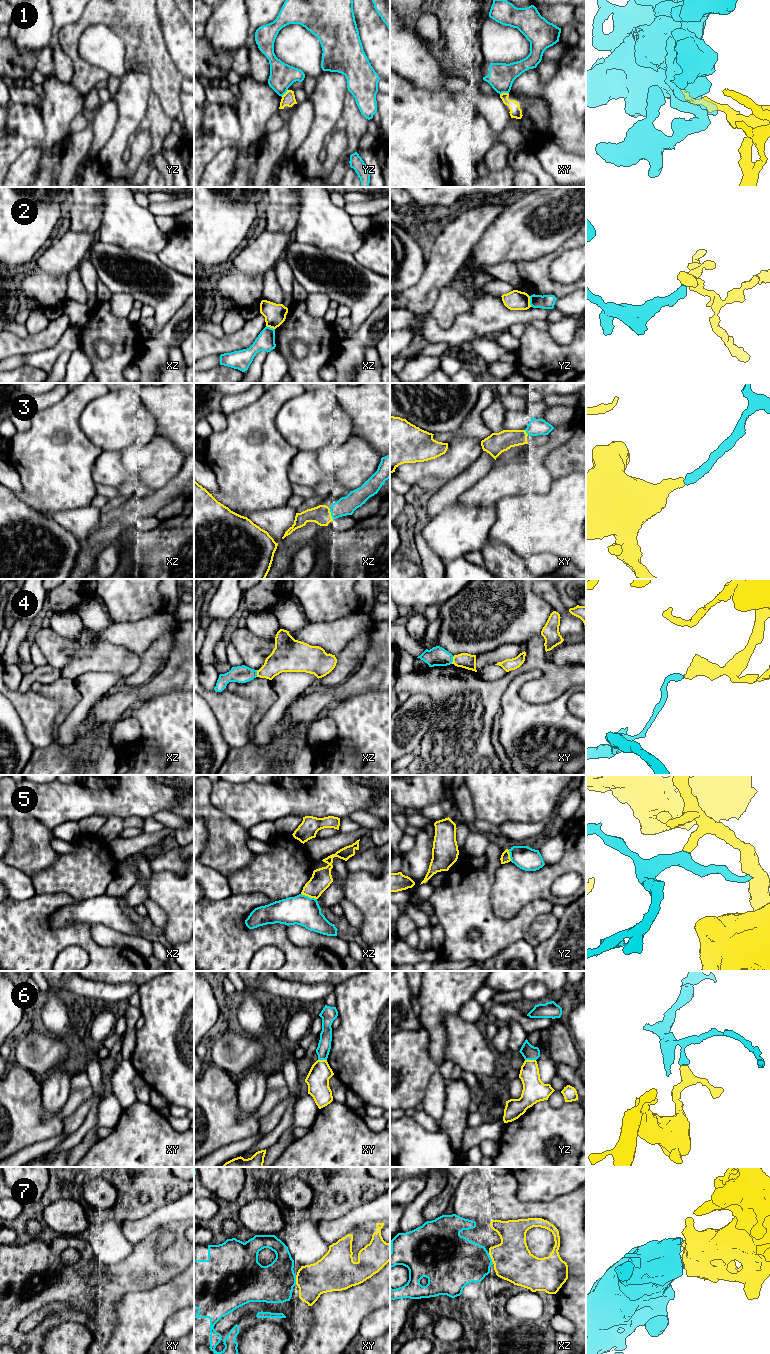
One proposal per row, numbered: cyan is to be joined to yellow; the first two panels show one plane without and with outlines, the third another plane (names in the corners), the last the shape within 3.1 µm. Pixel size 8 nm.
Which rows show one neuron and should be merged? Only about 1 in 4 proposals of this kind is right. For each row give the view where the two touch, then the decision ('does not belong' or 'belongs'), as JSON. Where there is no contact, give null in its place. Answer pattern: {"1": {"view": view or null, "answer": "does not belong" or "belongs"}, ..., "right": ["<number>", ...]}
{"1": {"view": "xy", "answer": "does not belong"}, "2": {"view": "yz", "answer": "does not belong"}, "3": {"view": "xz", "answer": "does not belong"}, "4": {"view": "xy", "answer": "does not belong"}, "5": {"view": "xz", "answer": "does not belong"}, "6": {"view": "yz", "answer": "does not belong"}, "7": {"view": "xy", "answer": "belongs"}, "right": ["7"]}

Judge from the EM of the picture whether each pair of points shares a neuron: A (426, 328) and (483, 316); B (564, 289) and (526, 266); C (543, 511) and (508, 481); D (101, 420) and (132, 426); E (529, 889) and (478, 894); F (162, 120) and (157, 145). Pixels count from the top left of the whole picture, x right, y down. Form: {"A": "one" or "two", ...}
{"A": "one", "B": "one", "C": "two", "D": "one", "E": "two", "F": "one"}

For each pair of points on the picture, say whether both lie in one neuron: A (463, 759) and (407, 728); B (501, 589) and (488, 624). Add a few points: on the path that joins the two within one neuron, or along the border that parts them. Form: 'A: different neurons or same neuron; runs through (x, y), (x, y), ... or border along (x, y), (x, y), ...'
A: different neurons; border along (431, 714), (431, 724), (423, 736), (417, 751)
B: same neuron; runs through (500, 598), (499, 603), (488, 615)

